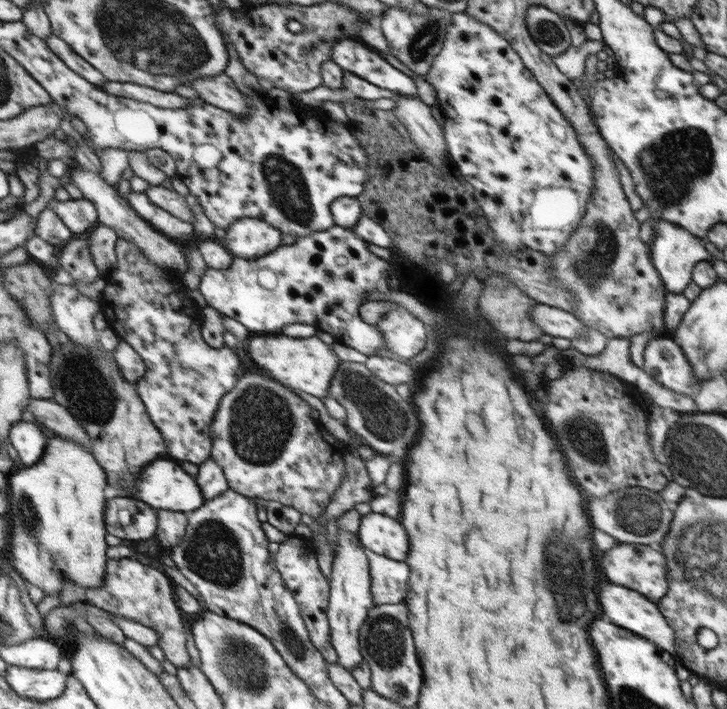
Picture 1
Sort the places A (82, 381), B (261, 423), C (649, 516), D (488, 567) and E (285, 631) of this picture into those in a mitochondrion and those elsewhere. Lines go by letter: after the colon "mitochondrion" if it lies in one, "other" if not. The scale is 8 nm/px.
A: mitochondrion
B: mitochondrion
C: mitochondrion
D: other
E: mitochondrion

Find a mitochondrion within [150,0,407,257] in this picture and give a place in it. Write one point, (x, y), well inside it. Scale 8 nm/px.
(285, 184)

